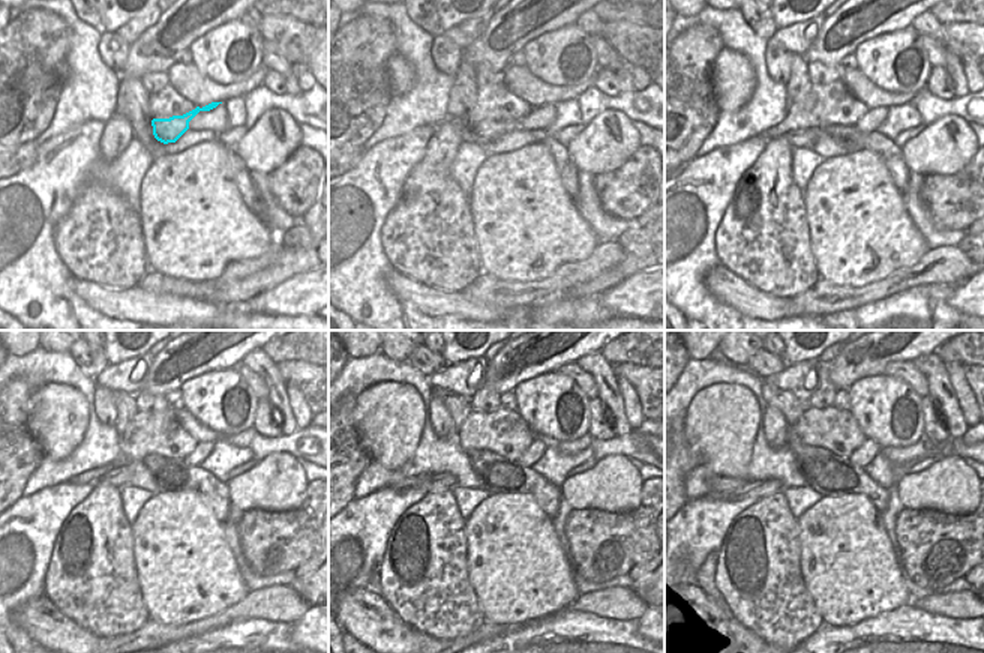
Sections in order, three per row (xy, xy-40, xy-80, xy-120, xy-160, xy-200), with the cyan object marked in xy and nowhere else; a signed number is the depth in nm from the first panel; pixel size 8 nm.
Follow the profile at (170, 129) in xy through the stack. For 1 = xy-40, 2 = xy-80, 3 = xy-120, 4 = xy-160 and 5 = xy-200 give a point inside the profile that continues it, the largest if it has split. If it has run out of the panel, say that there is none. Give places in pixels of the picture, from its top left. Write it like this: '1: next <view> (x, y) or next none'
1: next xy-40 (488, 129)
2: next xy-80 (806, 137)
3: next xy-120 (119, 478)
4: next xy-160 (438, 482)
5: next xy-200 (753, 488)

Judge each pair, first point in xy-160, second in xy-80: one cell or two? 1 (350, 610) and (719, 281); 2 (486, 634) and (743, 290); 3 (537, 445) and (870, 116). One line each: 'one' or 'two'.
1: one
2: two
3: one

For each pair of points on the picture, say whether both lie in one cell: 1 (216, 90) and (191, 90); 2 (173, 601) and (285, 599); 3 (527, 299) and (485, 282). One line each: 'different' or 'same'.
1: same
2: different
3: same

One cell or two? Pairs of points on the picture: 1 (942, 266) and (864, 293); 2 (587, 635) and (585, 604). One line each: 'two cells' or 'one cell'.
1: one cell
2: two cells

